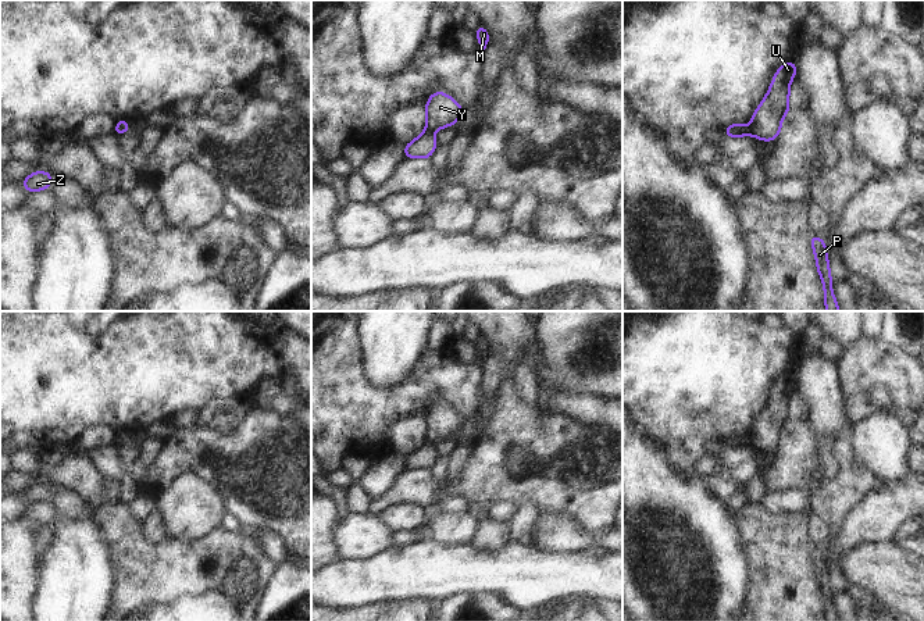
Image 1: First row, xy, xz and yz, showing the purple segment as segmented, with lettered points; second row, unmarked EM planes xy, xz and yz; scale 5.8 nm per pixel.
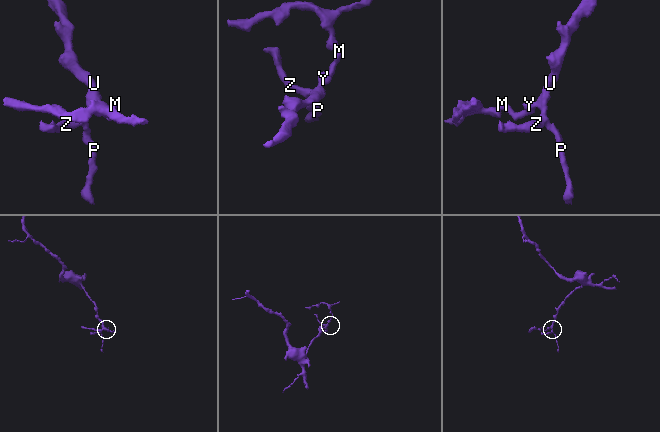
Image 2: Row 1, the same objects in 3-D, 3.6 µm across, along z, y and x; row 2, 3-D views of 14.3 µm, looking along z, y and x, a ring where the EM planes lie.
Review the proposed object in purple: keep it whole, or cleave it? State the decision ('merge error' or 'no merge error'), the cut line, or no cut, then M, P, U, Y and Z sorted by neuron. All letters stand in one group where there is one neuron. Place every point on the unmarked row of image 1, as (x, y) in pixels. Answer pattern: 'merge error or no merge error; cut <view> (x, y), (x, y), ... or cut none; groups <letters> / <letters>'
merge error; cut yz (751, 438), (752, 445); groups M Y / P U Z

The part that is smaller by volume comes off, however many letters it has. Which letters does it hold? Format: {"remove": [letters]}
{"remove": ["M", "Y"]}

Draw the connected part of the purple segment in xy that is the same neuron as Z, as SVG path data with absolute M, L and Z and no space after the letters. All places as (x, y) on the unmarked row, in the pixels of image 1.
M35 482L33 485L28 486L21 495L25 502L35 503L35 502L49 502L50 492L56 485L44 483L44 482Z

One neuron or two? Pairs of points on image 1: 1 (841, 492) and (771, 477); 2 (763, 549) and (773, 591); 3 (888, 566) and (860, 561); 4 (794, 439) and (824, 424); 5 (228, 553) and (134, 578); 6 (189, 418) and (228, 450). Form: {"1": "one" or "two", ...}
{"1": "one", "2": "one", "3": "one", "4": "two", "5": "one", "6": "two"}

